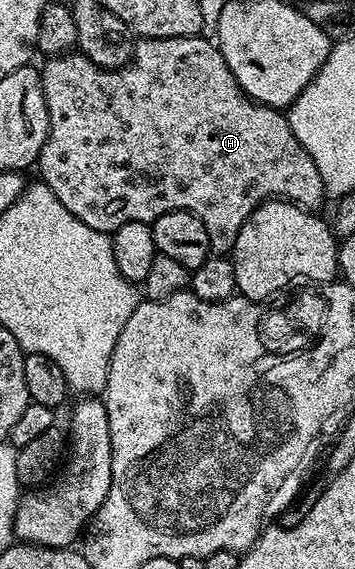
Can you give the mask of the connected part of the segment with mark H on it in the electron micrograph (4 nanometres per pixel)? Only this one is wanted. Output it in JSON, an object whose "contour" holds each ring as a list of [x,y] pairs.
{"contour":[[[205,36],[197,37],[148,37],[139,40],[134,47],[134,55],[129,65],[120,69],[101,69],[96,63],[92,63],[87,57],[82,56],[81,52],[71,51],[63,53],[57,57],[49,58],[45,62],[46,66],[41,66],[42,90],[44,91],[44,99],[48,107],[48,119],[50,126],[48,127],[48,139],[44,143],[44,147],[40,151],[36,162],[36,170],[40,176],[41,184],[52,191],[52,195],[56,195],[56,199],[60,199],[60,203],[64,203],[64,207],[68,207],[68,211],[72,215],[76,215],[76,219],[80,219],[80,223],[84,223],[88,227],[92,227],[96,231],[107,235],[113,235],[120,227],[124,227],[124,223],[153,223],[157,217],[164,215],[168,211],[188,211],[192,215],[196,215],[196,219],[200,219],[200,223],[204,223],[204,231],[208,231],[208,239],[210,240],[211,250],[218,255],[226,255],[231,252],[236,243],[236,235],[240,235],[240,227],[244,227],[244,223],[252,215],[252,211],[257,209],[264,201],[271,199],[285,199],[294,202],[295,205],[301,205],[307,211],[318,211],[322,205],[322,200],[327,200],[328,194],[324,183],[320,179],[320,171],[316,171],[316,163],[312,163],[312,155],[308,155],[308,151],[304,151],[304,147],[300,147],[300,139],[296,139],[296,135],[292,135],[292,127],[290,126],[290,118],[285,112],[273,109],[270,105],[260,105],[257,101],[251,101],[246,93],[238,84],[232,75],[232,71],[228,67],[228,63],[224,63],[224,55],[219,51],[217,44],[213,40],[207,39]]]}

